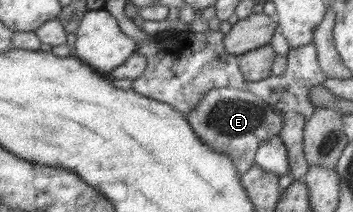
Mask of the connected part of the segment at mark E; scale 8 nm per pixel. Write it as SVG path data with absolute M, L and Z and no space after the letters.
M234 87L210 89L185 116L199 142L217 154L227 156L239 176L254 165L253 156L261 142L278 136L284 118L253 93Z

